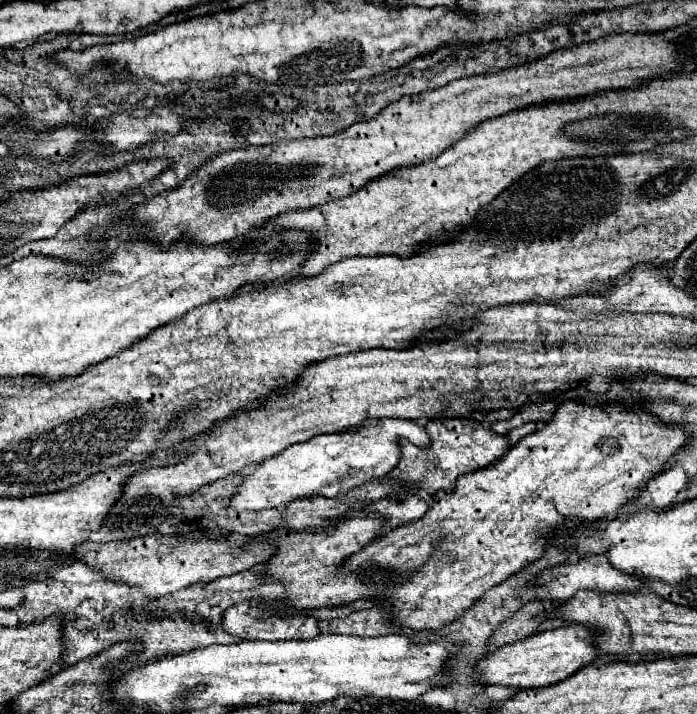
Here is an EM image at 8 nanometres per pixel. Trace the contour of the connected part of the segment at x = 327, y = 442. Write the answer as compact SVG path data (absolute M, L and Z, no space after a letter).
M370 419L358 427L344 429L342 433L322 433L304 443L294 443L278 455L256 465L254 473L244 477L236 495L230 499L236 511L284 511L296 499L310 499L312 495L336 497L360 487L368 481L384 477L400 461L398 441L408 439L418 447L430 445L424 427L406 419Z

